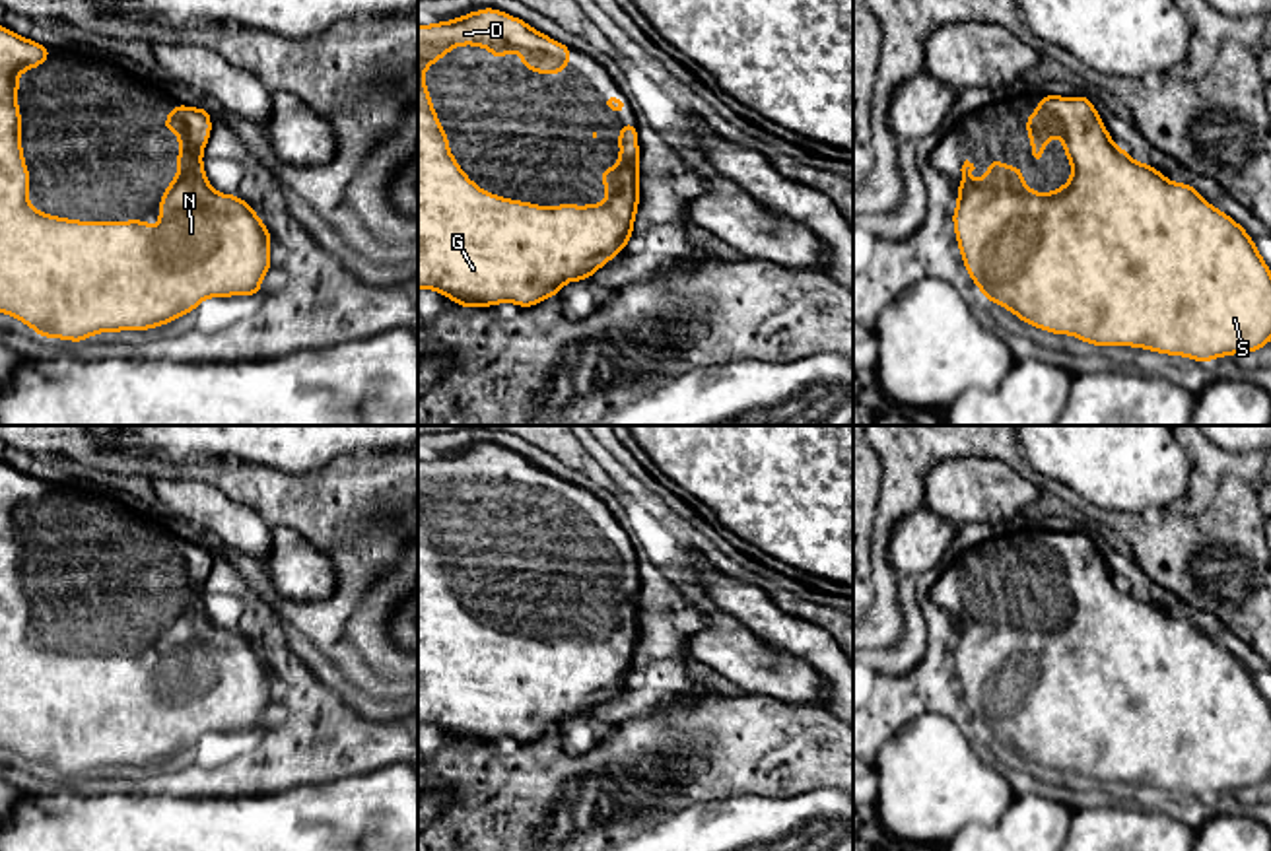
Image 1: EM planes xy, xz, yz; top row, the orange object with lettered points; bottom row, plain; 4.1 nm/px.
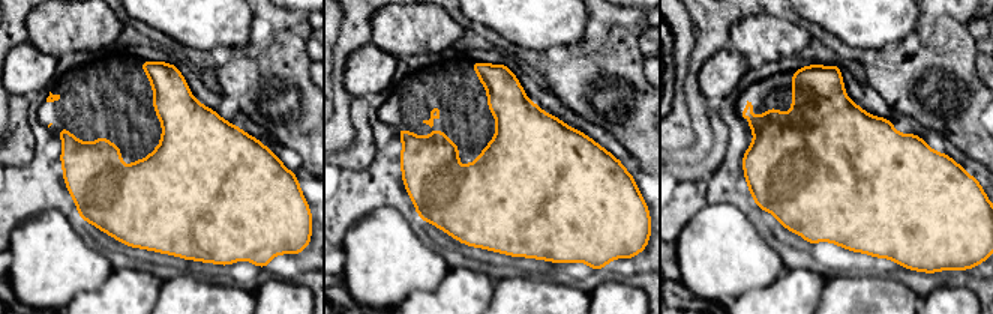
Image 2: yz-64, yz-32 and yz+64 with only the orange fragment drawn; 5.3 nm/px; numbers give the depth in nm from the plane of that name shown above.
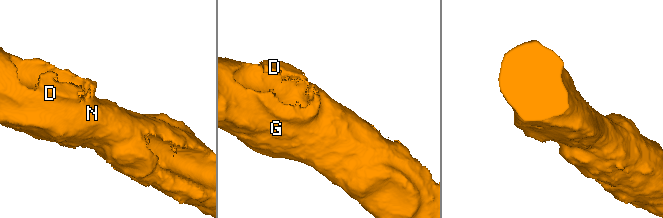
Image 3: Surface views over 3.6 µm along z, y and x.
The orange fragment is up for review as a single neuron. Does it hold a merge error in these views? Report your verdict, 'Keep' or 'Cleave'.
Keep

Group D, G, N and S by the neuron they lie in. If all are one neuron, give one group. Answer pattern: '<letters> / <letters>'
D G N S

